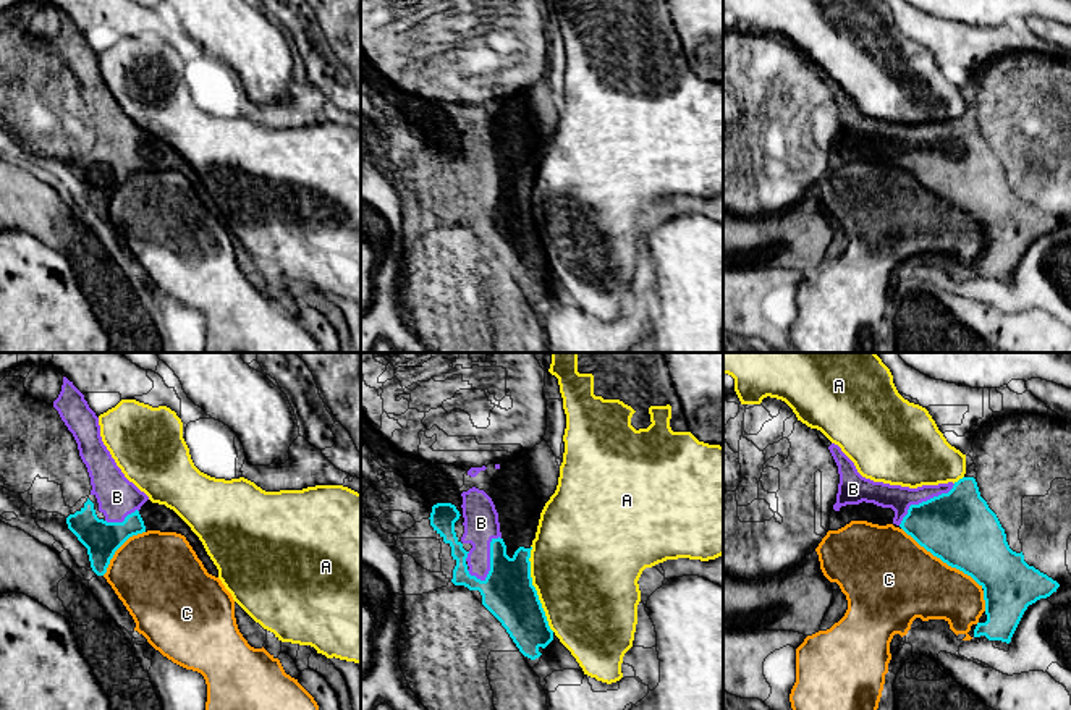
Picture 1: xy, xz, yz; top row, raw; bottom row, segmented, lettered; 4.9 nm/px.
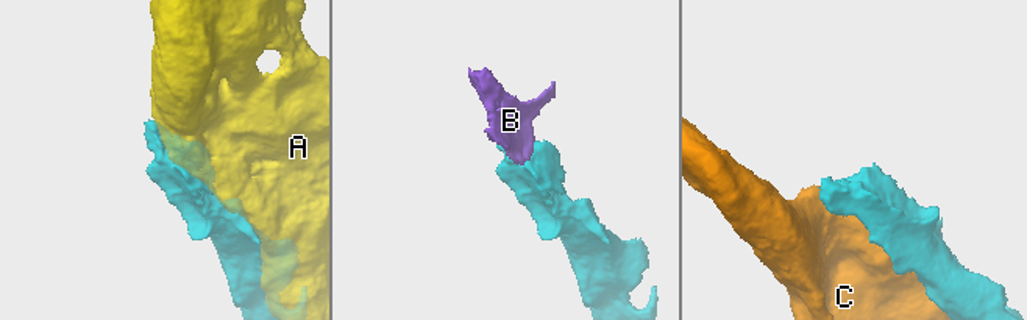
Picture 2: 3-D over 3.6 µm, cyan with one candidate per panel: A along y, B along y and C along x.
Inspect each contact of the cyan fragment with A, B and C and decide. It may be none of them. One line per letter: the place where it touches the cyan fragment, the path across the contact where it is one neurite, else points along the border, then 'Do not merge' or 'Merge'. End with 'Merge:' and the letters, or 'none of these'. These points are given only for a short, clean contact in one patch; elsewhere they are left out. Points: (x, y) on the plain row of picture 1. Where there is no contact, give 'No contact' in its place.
A: Touches cyan at xz (534, 227). Do not merge
B: Touches cyan at xz (491, 201). Merge
C: Touches cyan at yz (942, 198). Do not merge
Merge: B

